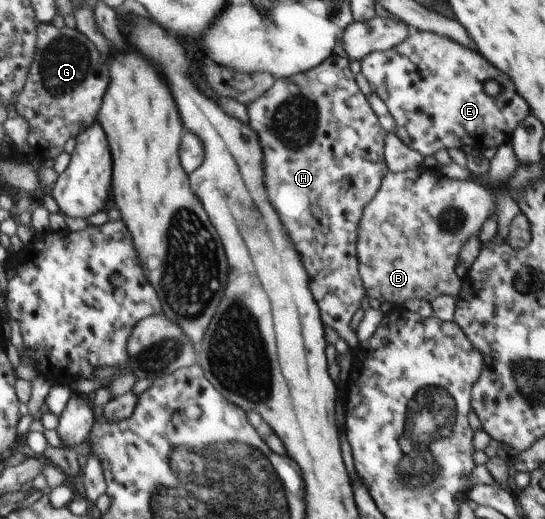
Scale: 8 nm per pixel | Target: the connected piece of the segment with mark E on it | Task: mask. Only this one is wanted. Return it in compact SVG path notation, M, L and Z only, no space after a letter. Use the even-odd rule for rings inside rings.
M411 28L408 37L401 41L401 44L395 45L393 48L384 51L375 51L369 53L365 58L361 60L362 73L365 78L370 82L371 88L379 95L379 99L383 100L395 121L394 132L397 138L400 138L409 148L419 152L421 156L431 156L439 150L449 150L449 148L462 149L463 146L473 146L475 151L480 151L485 148L491 148L491 146L507 145L512 139L512 134L515 129L519 126L522 120L525 120L529 116L529 106L527 102L515 92L511 80L507 78L500 70L497 70L479 51L472 49L472 47L466 47L465 45L459 44L456 40L451 37L441 36L427 31L420 31L416 28ZM487 80L497 80L500 86L500 92L497 96L489 96L483 91L483 84Z

